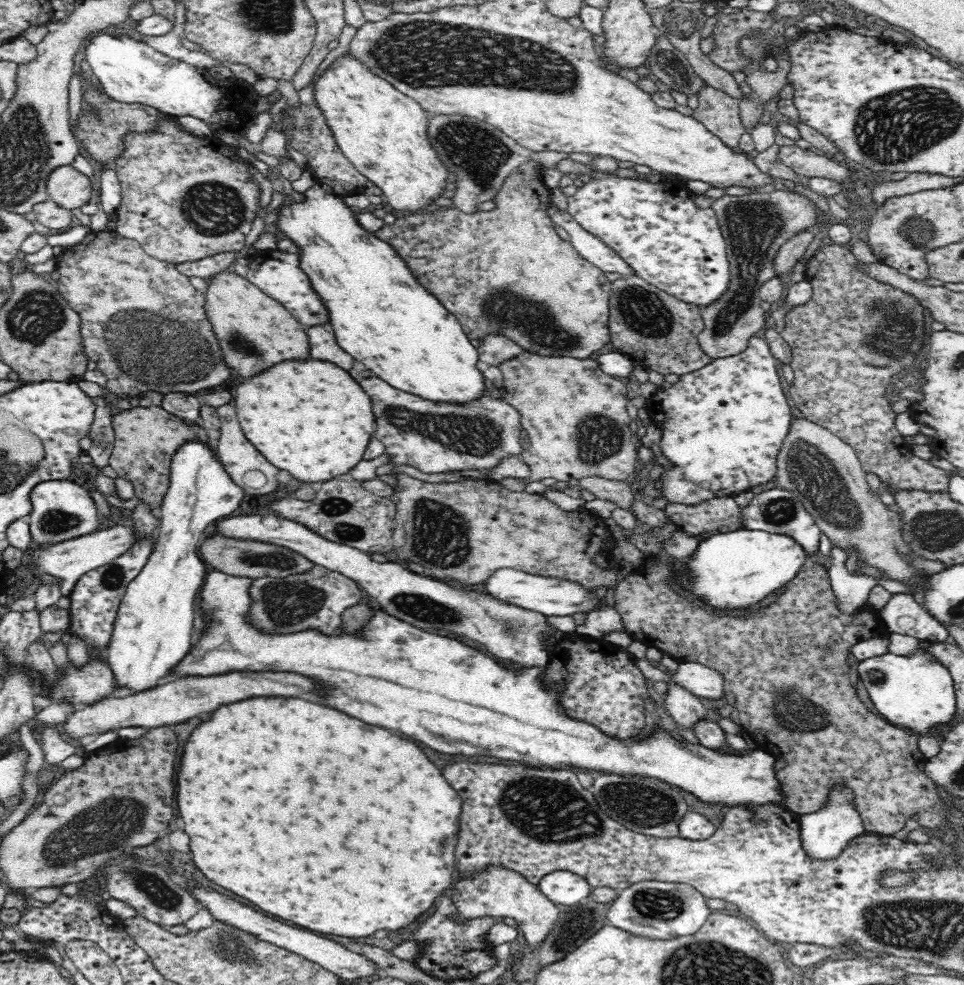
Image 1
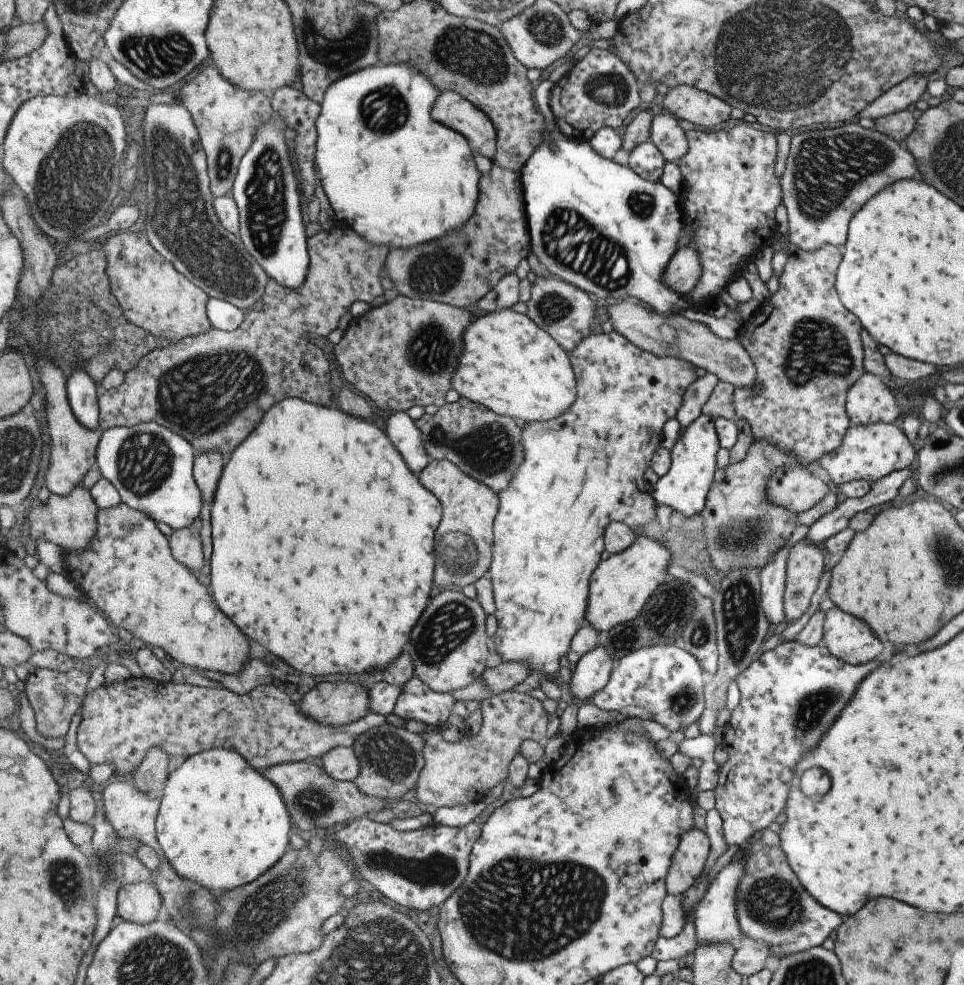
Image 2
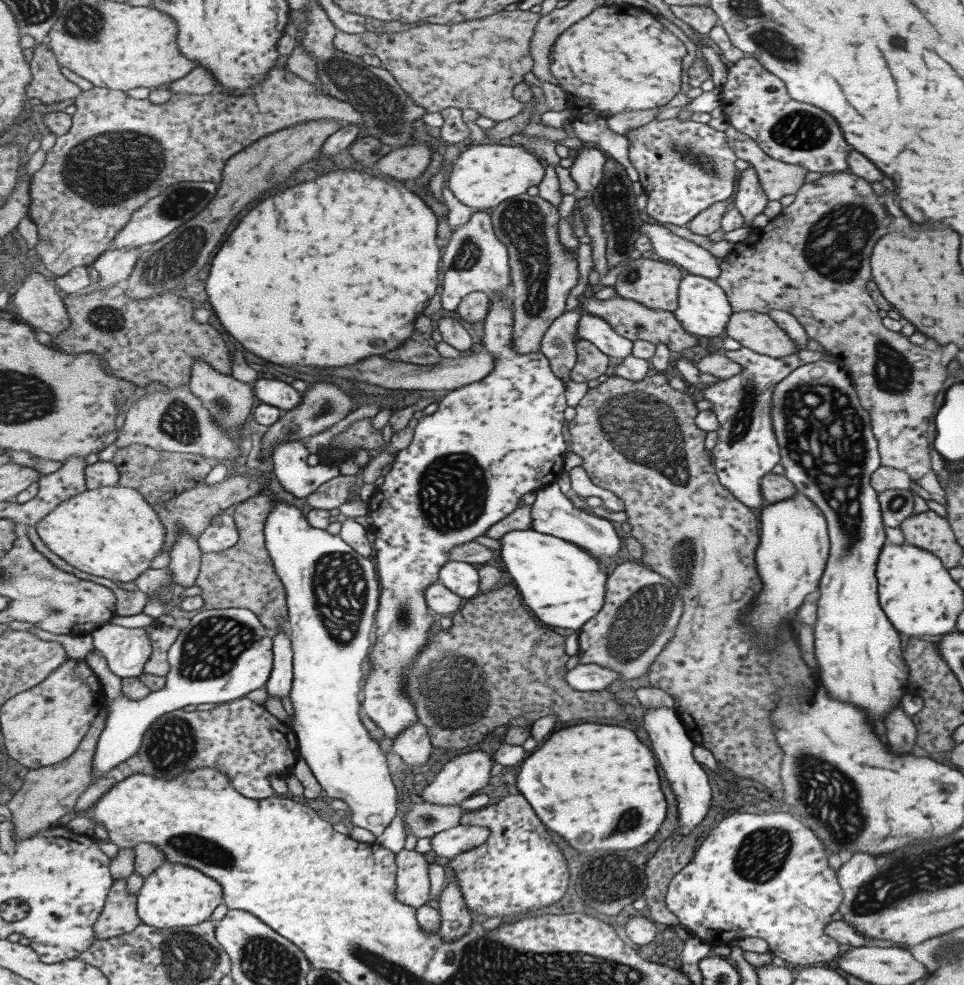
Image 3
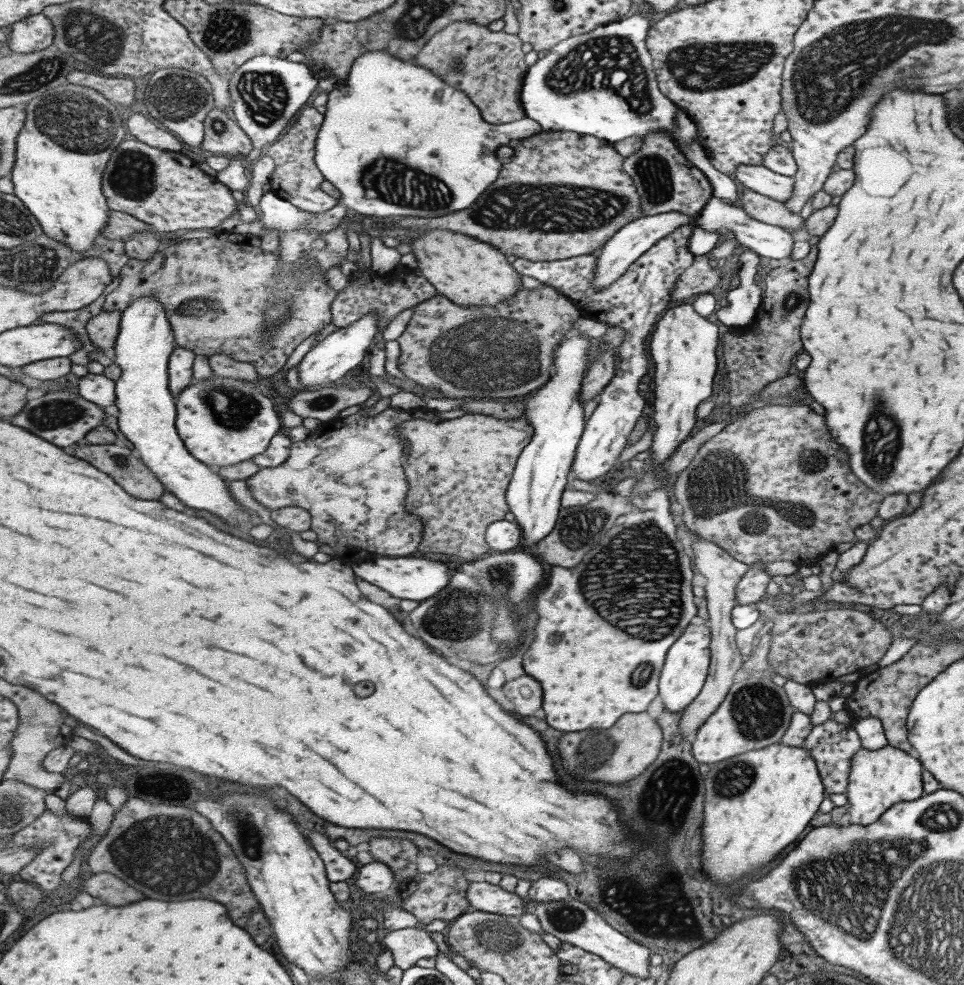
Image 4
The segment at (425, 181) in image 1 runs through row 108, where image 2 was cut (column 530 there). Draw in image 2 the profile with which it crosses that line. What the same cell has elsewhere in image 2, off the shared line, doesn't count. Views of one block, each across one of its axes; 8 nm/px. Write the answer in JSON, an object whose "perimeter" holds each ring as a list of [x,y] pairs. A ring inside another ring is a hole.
{"perimeter":[[[501,310],[493,314],[479,312],[479,316],[475,316],[475,322],[469,326],[465,334],[465,344],[467,350],[461,356],[457,376],[453,378],[453,388],[463,398],[483,404],[501,416],[515,418],[523,426],[535,422],[551,422],[551,418],[557,418],[559,414],[567,412],[571,404],[575,404],[577,376],[573,372],[569,354],[541,326],[537,326],[537,322],[533,322],[531,316],[517,314],[513,310]]]}

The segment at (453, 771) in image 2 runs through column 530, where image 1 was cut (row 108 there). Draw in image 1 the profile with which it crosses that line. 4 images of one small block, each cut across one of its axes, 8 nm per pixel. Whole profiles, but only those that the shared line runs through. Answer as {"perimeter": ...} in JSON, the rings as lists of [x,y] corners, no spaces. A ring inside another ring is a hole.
{"perimeter":[[[704,80],[696,96],[698,96],[698,106],[692,118],[702,122],[716,136],[720,136],[720,140],[726,146],[738,148],[740,138],[746,134],[746,128],[742,126],[740,120],[740,100],[710,86]]]}

